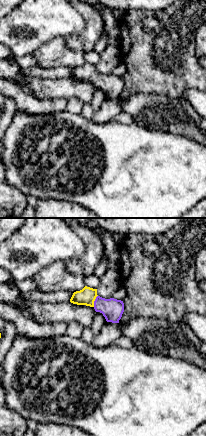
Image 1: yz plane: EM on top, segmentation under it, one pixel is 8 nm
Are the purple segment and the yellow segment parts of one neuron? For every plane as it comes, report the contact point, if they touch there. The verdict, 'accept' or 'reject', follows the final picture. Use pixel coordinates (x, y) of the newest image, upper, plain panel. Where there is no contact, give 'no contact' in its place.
(94, 77)

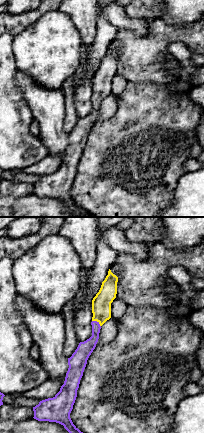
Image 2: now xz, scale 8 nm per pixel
(97, 98)

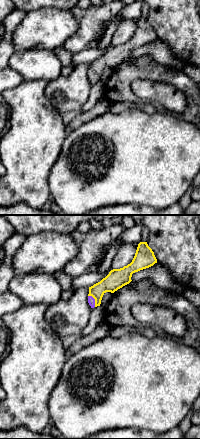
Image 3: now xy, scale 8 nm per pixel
(94, 76)

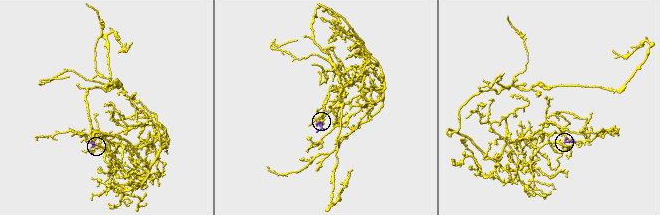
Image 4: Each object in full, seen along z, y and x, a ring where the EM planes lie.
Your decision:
accept

